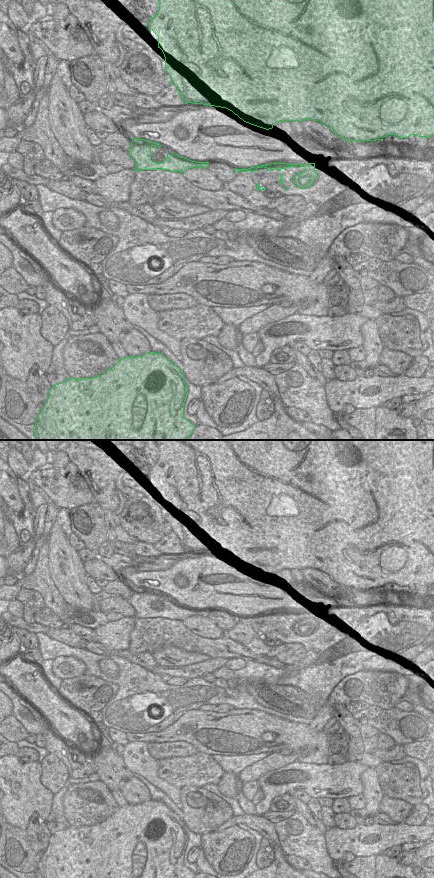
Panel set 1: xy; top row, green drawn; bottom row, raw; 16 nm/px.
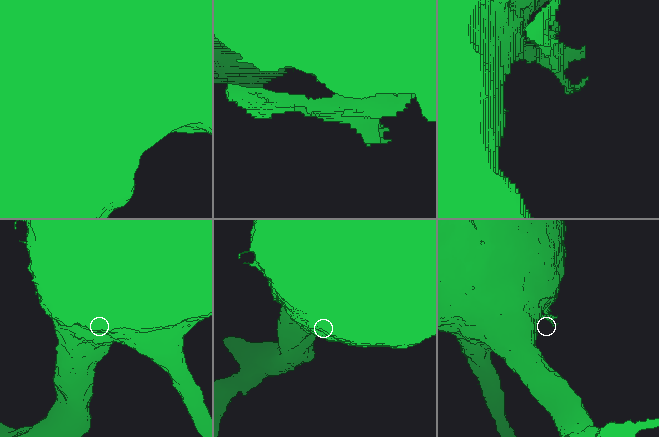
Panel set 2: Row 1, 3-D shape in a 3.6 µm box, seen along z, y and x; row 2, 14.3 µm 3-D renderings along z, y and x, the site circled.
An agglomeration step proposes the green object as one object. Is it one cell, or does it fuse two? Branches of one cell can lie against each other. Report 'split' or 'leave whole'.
leave whole

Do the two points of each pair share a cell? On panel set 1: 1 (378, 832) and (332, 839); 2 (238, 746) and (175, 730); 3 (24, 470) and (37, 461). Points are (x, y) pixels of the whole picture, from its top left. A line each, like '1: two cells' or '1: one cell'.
1: one cell
2: one cell
3: two cells

